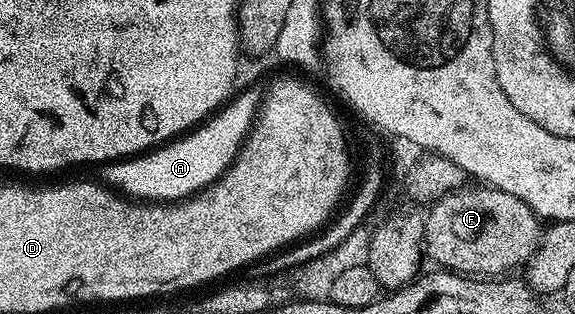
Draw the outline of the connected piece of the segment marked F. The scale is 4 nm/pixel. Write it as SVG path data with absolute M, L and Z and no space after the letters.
M477 187L481 189L456 189L444 195L442 198L438 198L433 204L435 204L430 213L427 213L425 217L425 241L427 242L427 253L434 257L438 261L438 266L448 267L450 270L456 271L461 275L501 275L503 271L524 266L528 262L529 258L533 256L533 252L536 251L538 243L541 242L541 234L543 232L542 222L539 220L536 213L531 211L531 207L527 203L523 203L521 199L517 199L513 195L509 195L506 192L499 191L498 189L490 189L488 187Z

